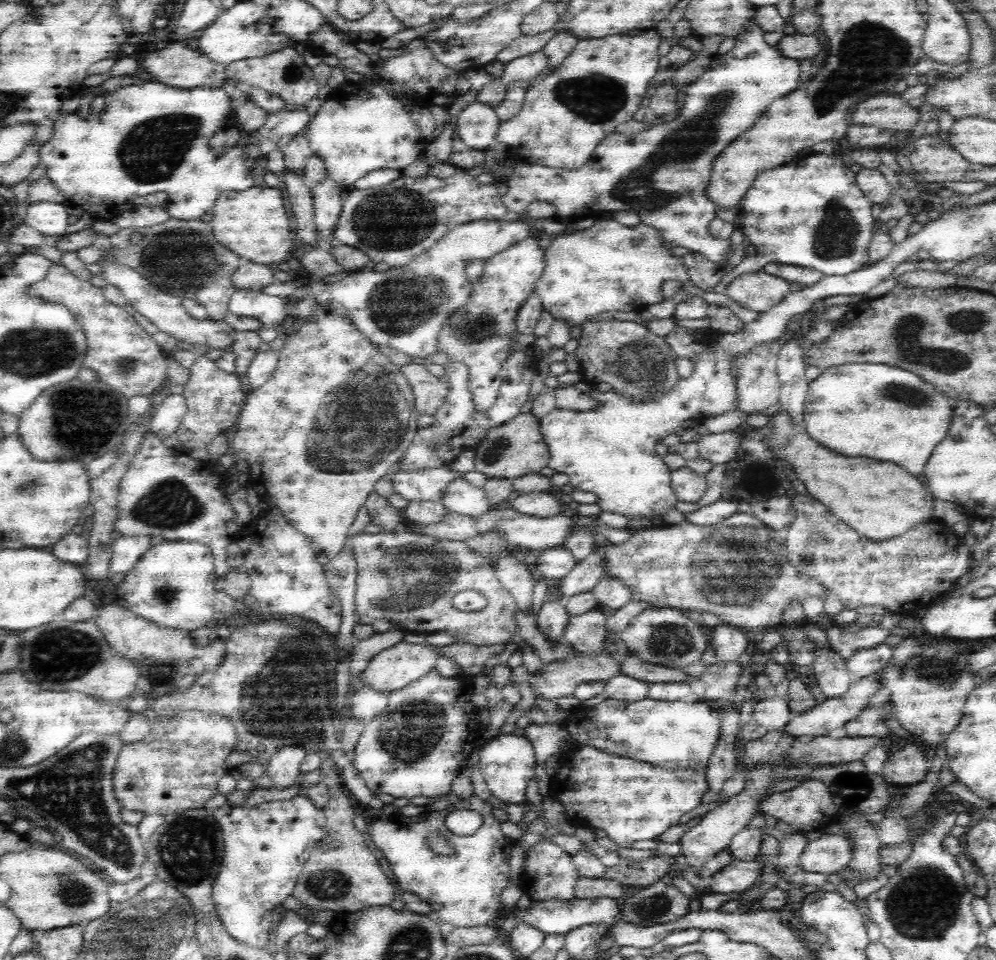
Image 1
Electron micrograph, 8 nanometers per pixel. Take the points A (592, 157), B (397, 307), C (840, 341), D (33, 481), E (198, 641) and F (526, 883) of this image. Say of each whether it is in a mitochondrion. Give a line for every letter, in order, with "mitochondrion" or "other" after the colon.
A: other
B: mitochondrion
C: other
D: mitochondrion
E: other
F: other

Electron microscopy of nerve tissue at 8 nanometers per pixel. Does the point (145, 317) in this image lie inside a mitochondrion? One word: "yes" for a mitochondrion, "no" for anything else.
no

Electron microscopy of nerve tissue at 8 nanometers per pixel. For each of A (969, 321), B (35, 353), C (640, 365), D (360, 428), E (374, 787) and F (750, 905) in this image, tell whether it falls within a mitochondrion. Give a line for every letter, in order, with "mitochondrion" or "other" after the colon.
A: mitochondrion
B: mitochondrion
C: mitochondrion
D: mitochondrion
E: other
F: other

